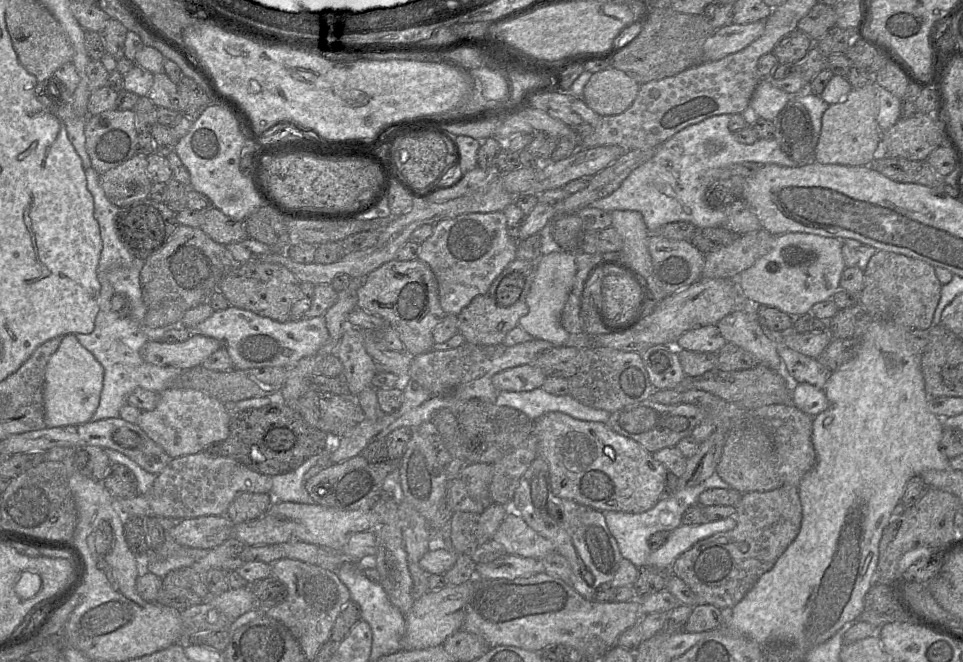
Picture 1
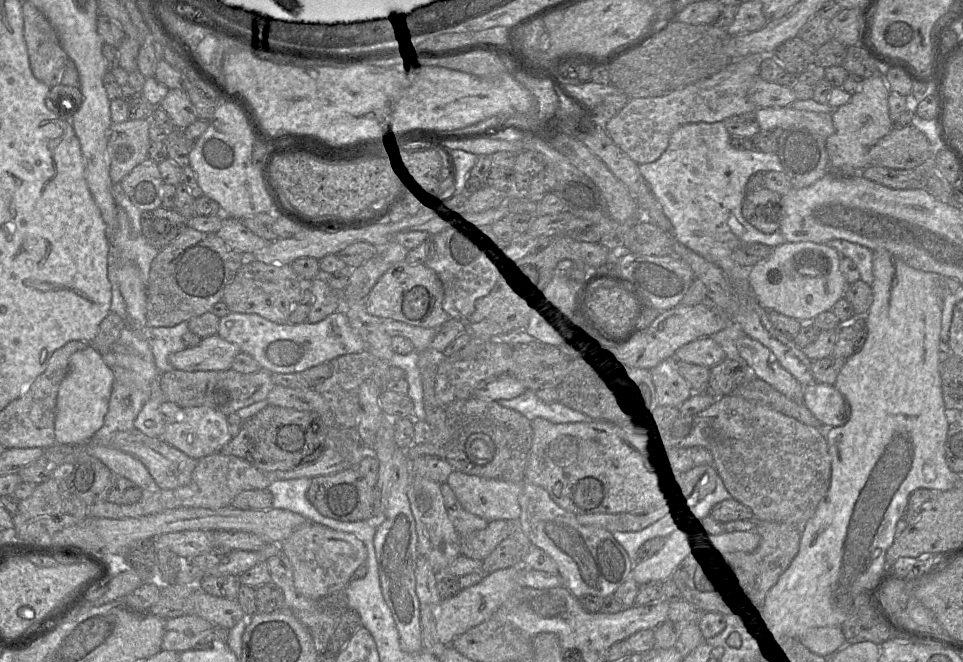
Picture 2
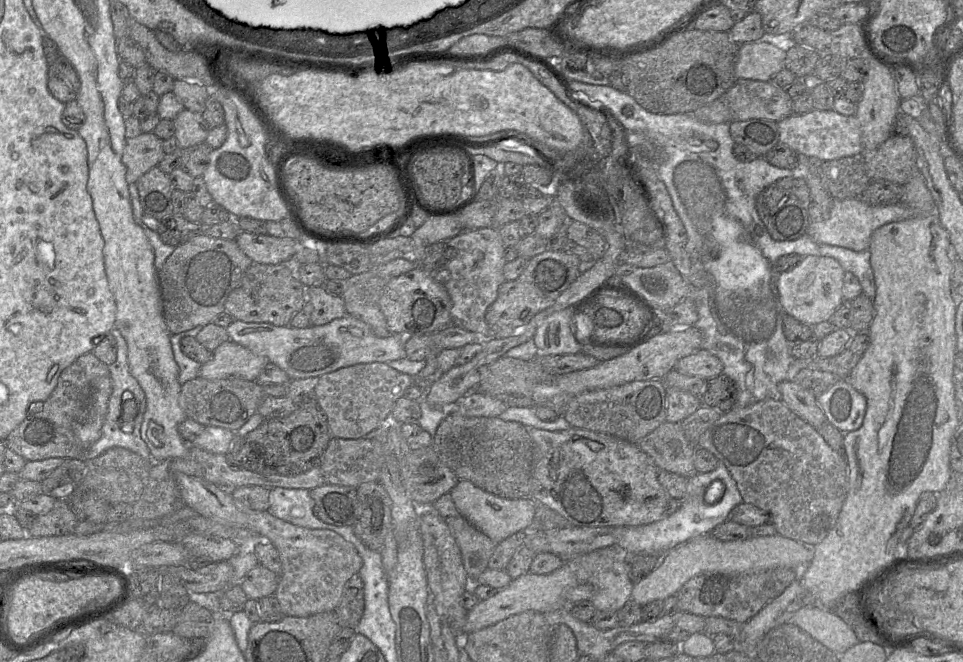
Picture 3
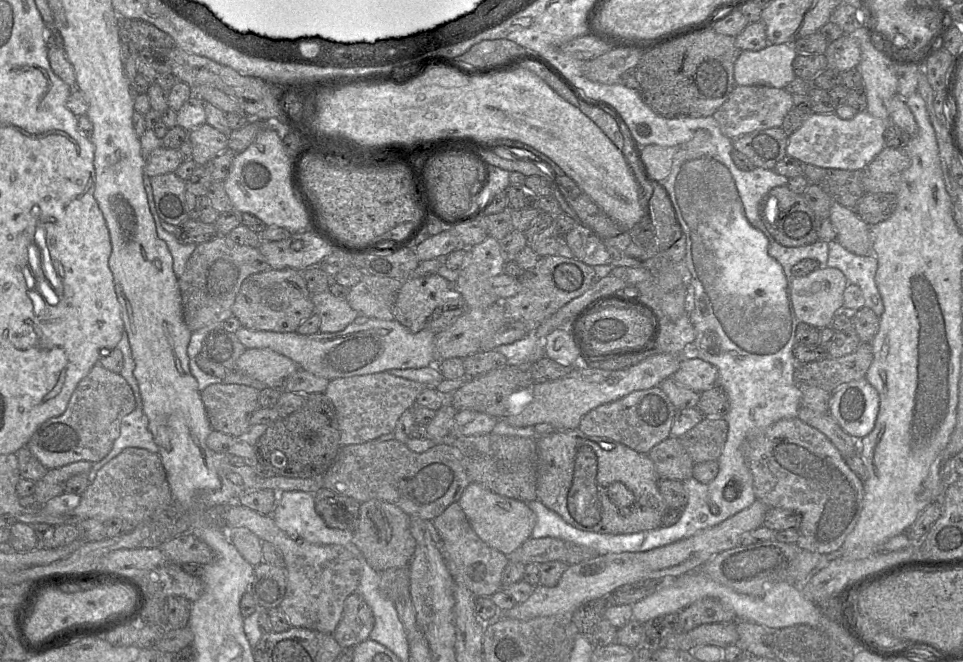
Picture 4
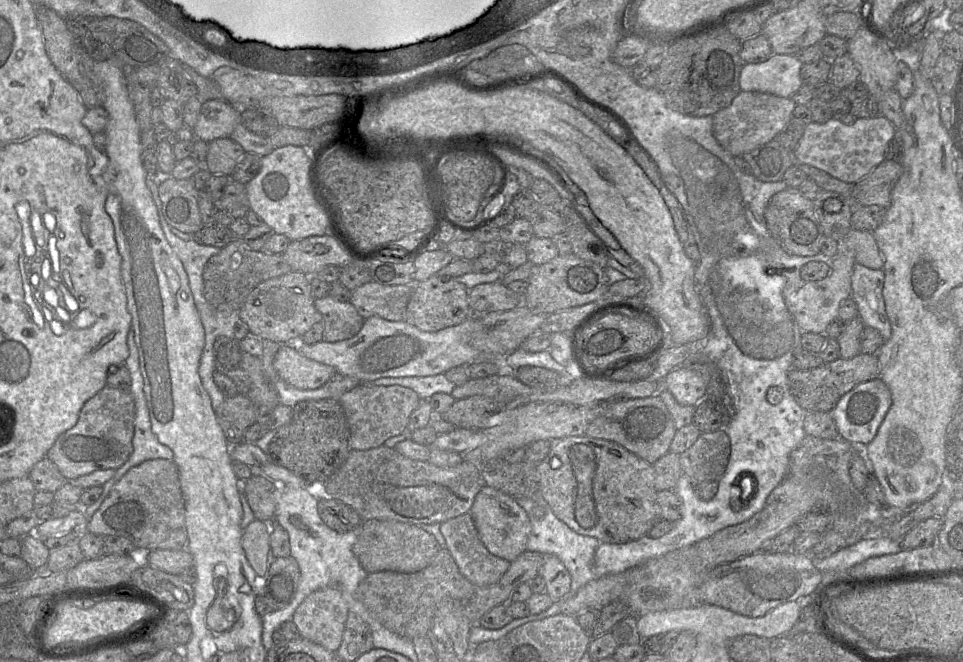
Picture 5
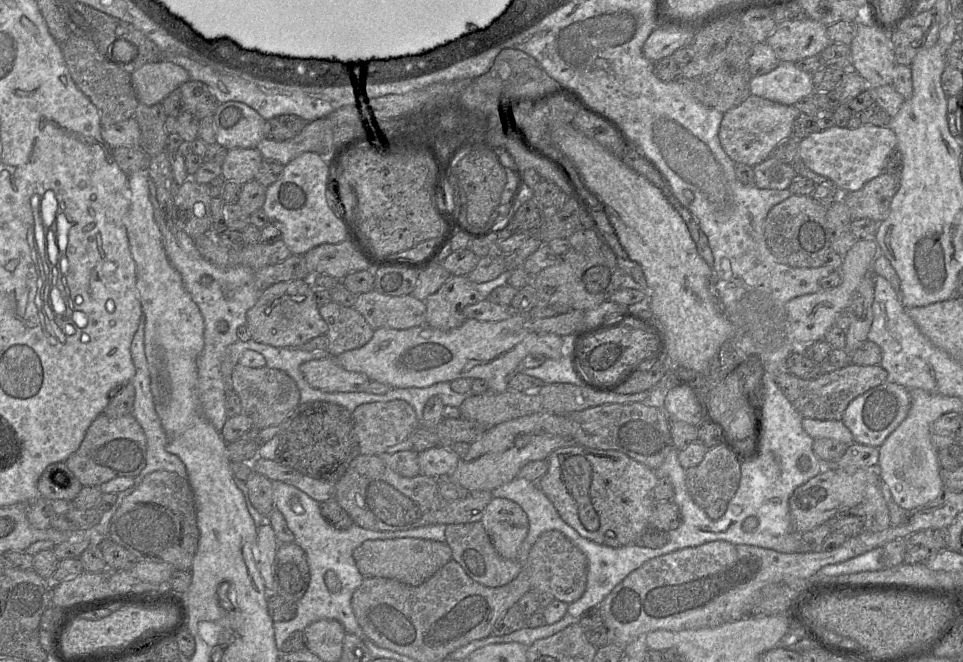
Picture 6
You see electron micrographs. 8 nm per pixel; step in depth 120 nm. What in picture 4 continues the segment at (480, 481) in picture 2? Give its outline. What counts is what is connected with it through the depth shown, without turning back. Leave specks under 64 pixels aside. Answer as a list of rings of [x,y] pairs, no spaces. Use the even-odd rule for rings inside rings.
[[[471,482],[463,491],[458,503],[478,537],[506,556],[531,537],[535,514],[525,502],[501,496],[481,484]]]

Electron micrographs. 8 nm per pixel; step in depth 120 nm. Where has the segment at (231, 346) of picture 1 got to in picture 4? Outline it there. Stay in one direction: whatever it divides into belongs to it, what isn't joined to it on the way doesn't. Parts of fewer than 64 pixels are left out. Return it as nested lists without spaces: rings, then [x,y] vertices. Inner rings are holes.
[[[375,318],[357,319],[345,329],[335,333],[317,332],[302,335],[295,332],[279,333],[272,331],[250,330],[241,327],[235,333],[246,349],[269,348],[293,360],[300,369],[328,380],[386,372],[392,369],[419,369],[435,365],[435,331],[422,330],[411,332],[396,320],[386,321]]]

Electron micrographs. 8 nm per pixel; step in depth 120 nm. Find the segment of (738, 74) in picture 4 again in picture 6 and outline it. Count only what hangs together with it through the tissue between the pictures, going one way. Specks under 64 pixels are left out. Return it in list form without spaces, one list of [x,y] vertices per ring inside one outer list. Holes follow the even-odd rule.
[[[781,61],[771,72],[751,78],[750,93],[782,105],[794,105],[815,91],[810,74],[799,70],[795,63]]]

